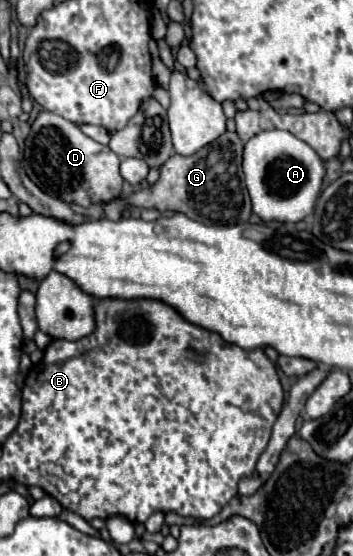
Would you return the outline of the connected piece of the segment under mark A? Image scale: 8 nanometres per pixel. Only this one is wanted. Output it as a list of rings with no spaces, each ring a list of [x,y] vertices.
[[[267,130],[245,142],[243,174],[251,198],[251,210],[261,220],[295,224],[307,218],[315,208],[325,176],[325,162],[311,146],[295,138],[291,132]]]

